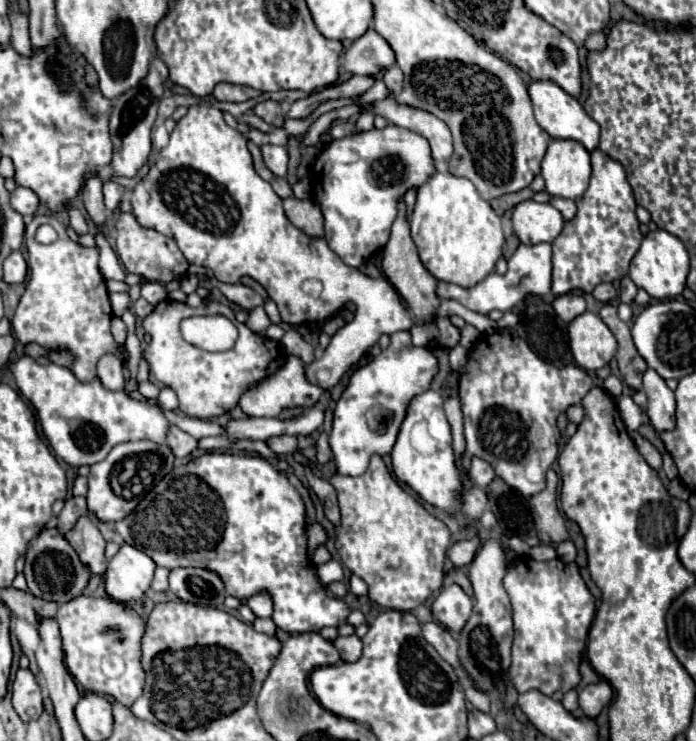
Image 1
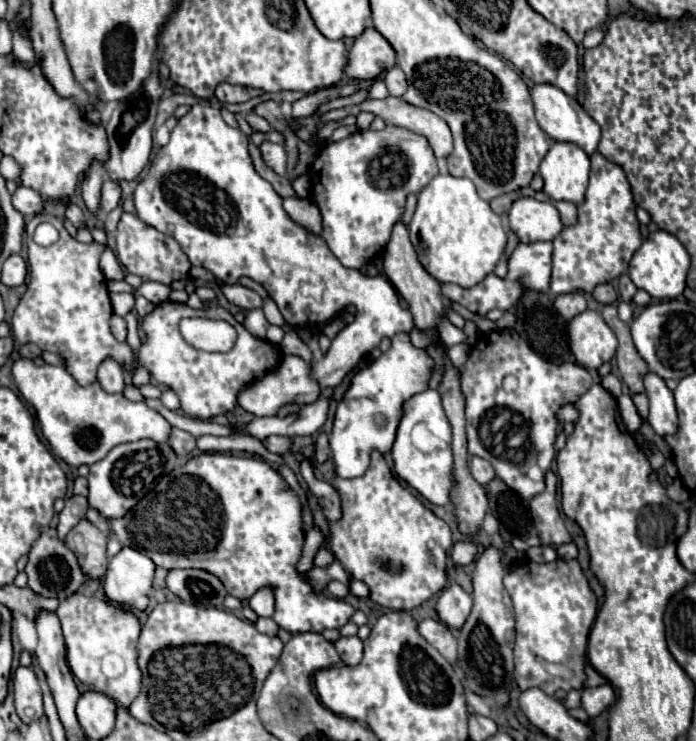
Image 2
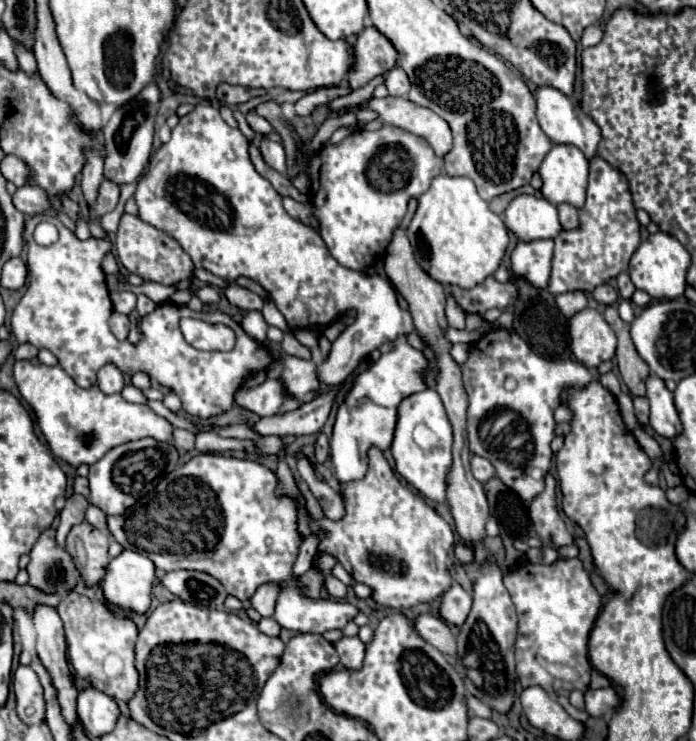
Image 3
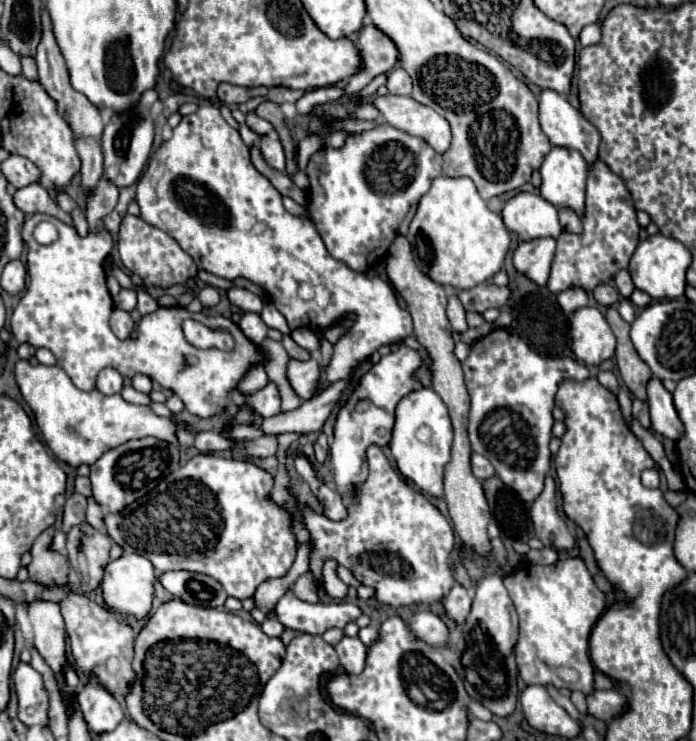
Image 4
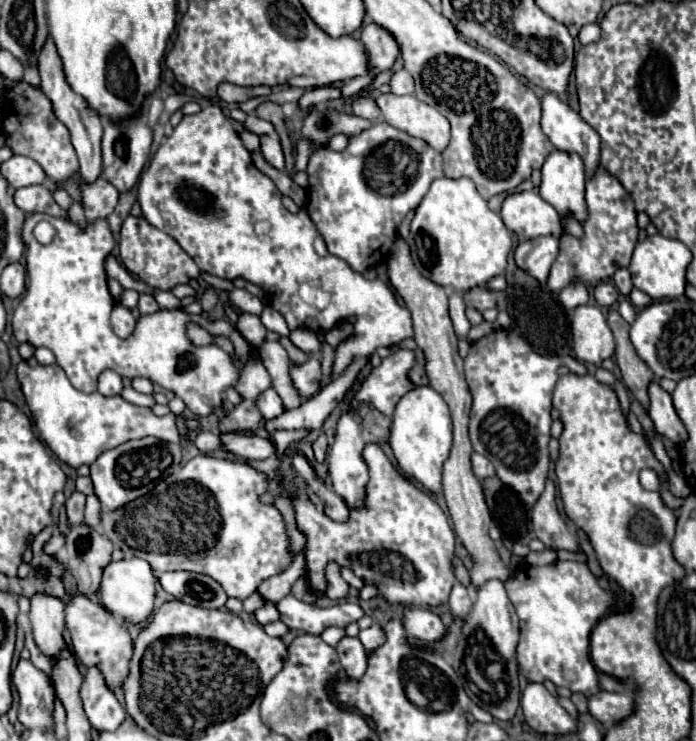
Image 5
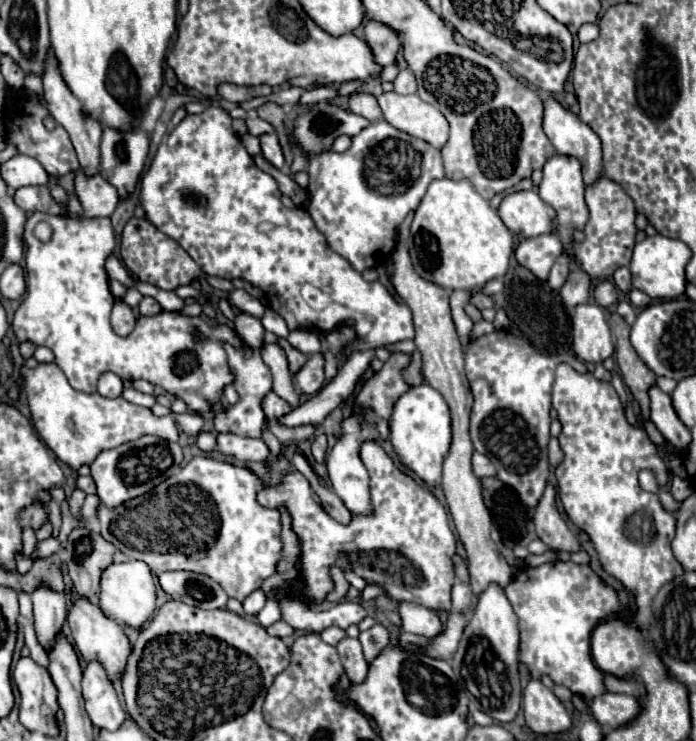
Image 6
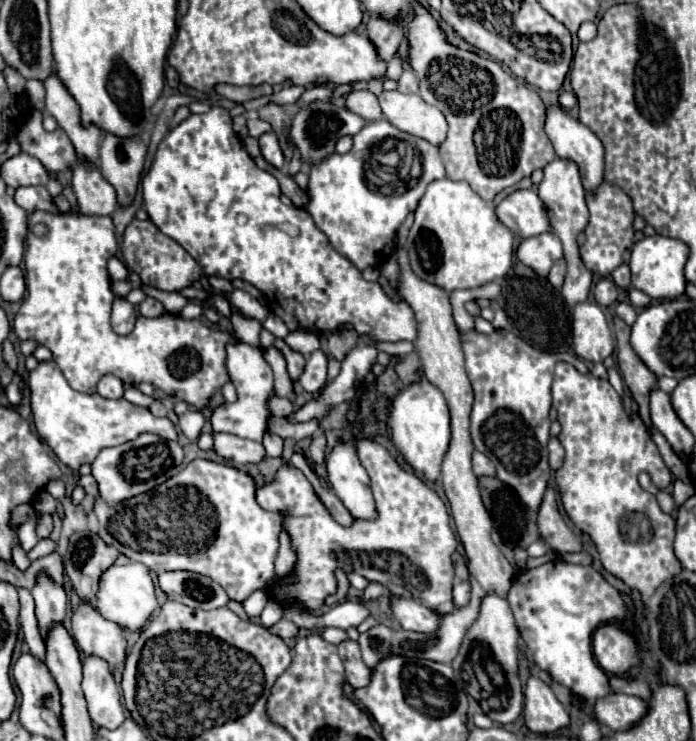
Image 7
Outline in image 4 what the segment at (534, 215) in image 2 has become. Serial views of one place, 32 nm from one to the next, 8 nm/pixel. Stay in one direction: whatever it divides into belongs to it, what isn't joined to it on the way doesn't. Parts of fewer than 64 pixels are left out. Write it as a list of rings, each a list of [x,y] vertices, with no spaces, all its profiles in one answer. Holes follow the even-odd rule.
[[[528,192],[510,198],[502,210],[502,218],[506,228],[520,240],[556,238],[562,232],[556,206]]]

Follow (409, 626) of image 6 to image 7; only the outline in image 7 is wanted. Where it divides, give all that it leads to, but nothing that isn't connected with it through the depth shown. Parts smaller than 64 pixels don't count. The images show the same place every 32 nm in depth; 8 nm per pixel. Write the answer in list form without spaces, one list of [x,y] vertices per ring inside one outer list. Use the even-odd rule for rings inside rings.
[[[392,598],[392,612],[398,618],[400,626],[410,632],[434,634],[438,630],[440,618],[434,610],[406,598]]]

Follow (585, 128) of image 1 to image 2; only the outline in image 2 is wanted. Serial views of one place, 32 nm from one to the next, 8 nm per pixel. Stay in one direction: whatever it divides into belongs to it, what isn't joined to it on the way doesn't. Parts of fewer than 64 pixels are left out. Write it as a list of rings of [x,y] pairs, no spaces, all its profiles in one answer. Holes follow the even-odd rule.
[[[534,84],[530,88],[530,94],[532,94],[534,110],[536,110],[536,120],[538,120],[540,128],[552,140],[558,140],[558,142],[574,142],[586,154],[592,154],[598,148],[600,126],[596,126],[596,122],[592,122],[592,118],[584,112],[584,108],[578,104],[576,98],[568,96],[566,92],[562,92],[560,88],[556,88],[552,84]]]

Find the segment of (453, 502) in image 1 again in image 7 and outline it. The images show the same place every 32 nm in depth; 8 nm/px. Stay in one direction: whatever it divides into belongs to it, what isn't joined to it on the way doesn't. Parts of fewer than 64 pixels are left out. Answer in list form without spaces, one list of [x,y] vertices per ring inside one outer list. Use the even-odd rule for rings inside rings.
[[[422,374],[418,384],[406,386],[396,400],[392,402],[390,410],[390,432],[396,450],[404,456],[404,460],[428,482],[440,478],[440,466],[444,454],[448,452],[450,444],[450,414],[444,396],[438,388],[434,388]]]

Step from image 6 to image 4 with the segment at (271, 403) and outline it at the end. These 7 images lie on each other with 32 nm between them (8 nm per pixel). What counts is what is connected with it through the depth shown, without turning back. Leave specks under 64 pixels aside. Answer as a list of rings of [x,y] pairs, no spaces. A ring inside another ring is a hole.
[[[268,382],[264,388],[256,390],[252,394],[244,394],[240,390],[232,390],[230,398],[238,406],[242,406],[242,404],[250,406],[262,418],[276,416],[276,414],[281,412],[281,398],[280,394],[278,394],[278,386],[274,382]]]

